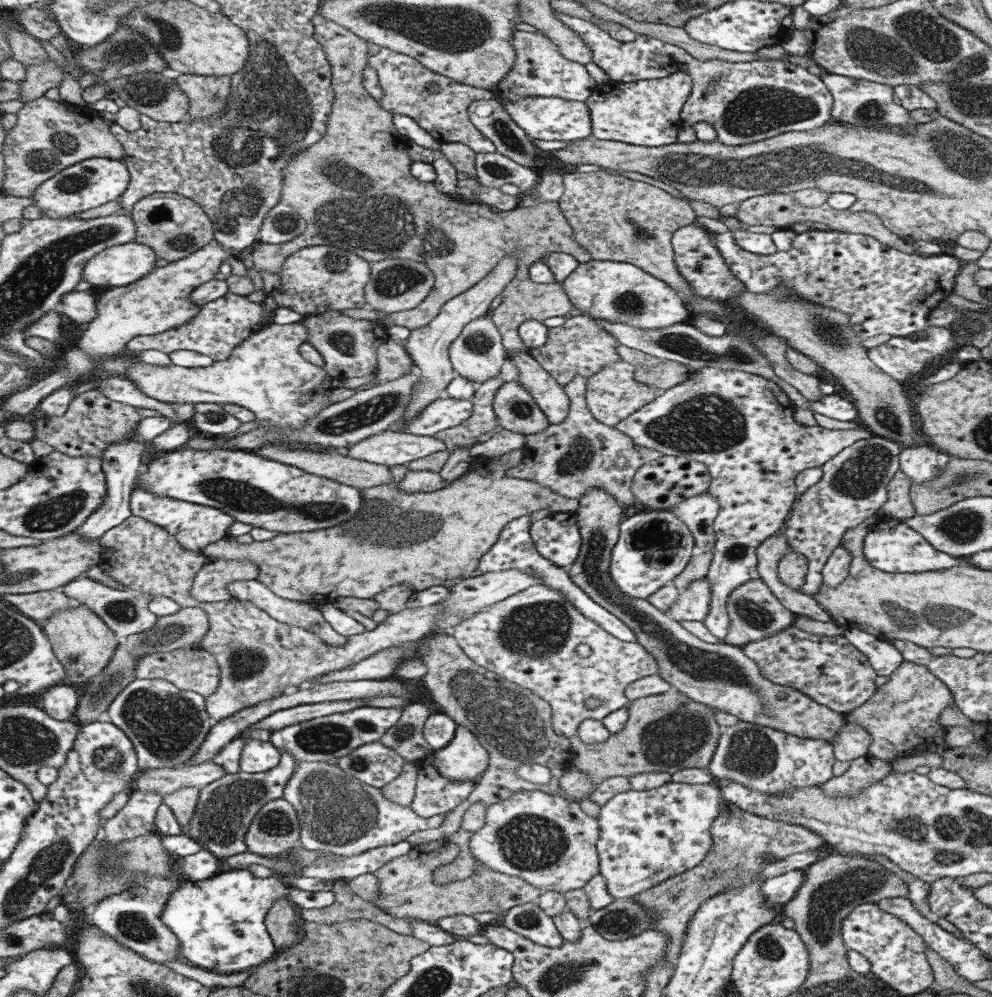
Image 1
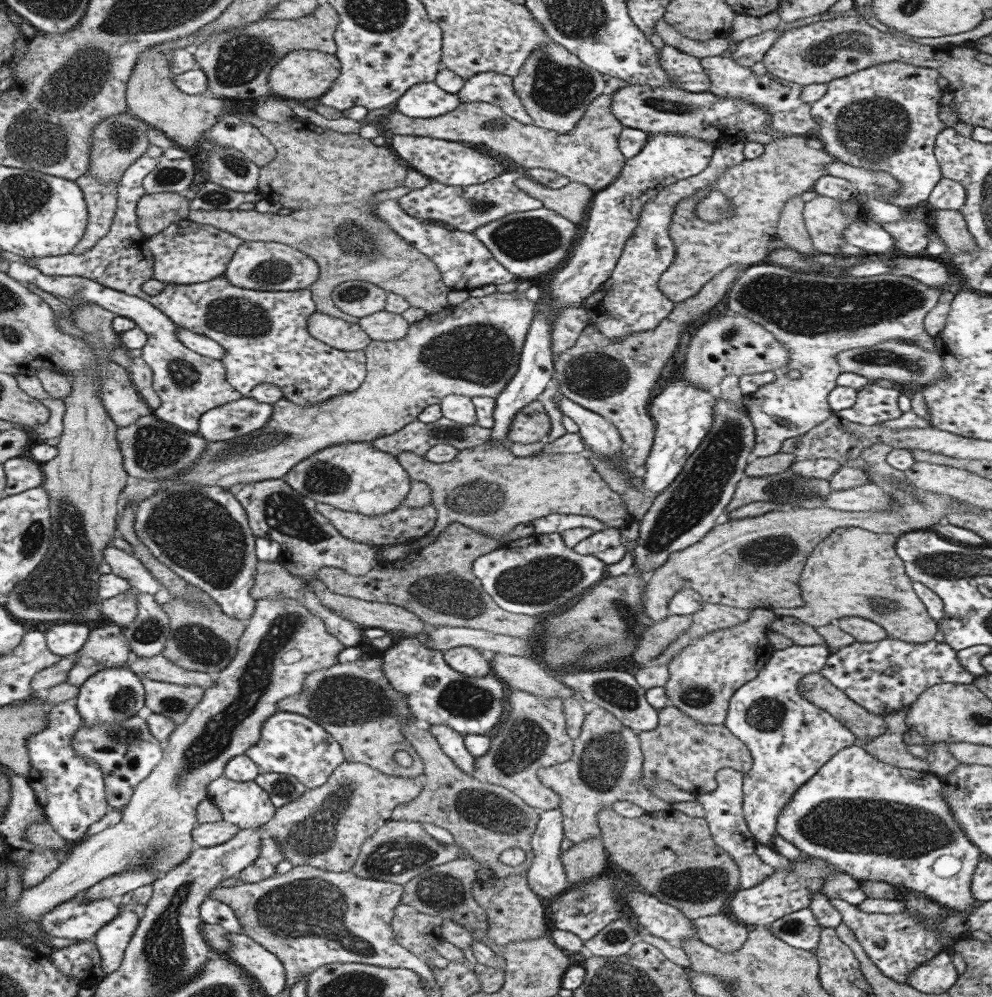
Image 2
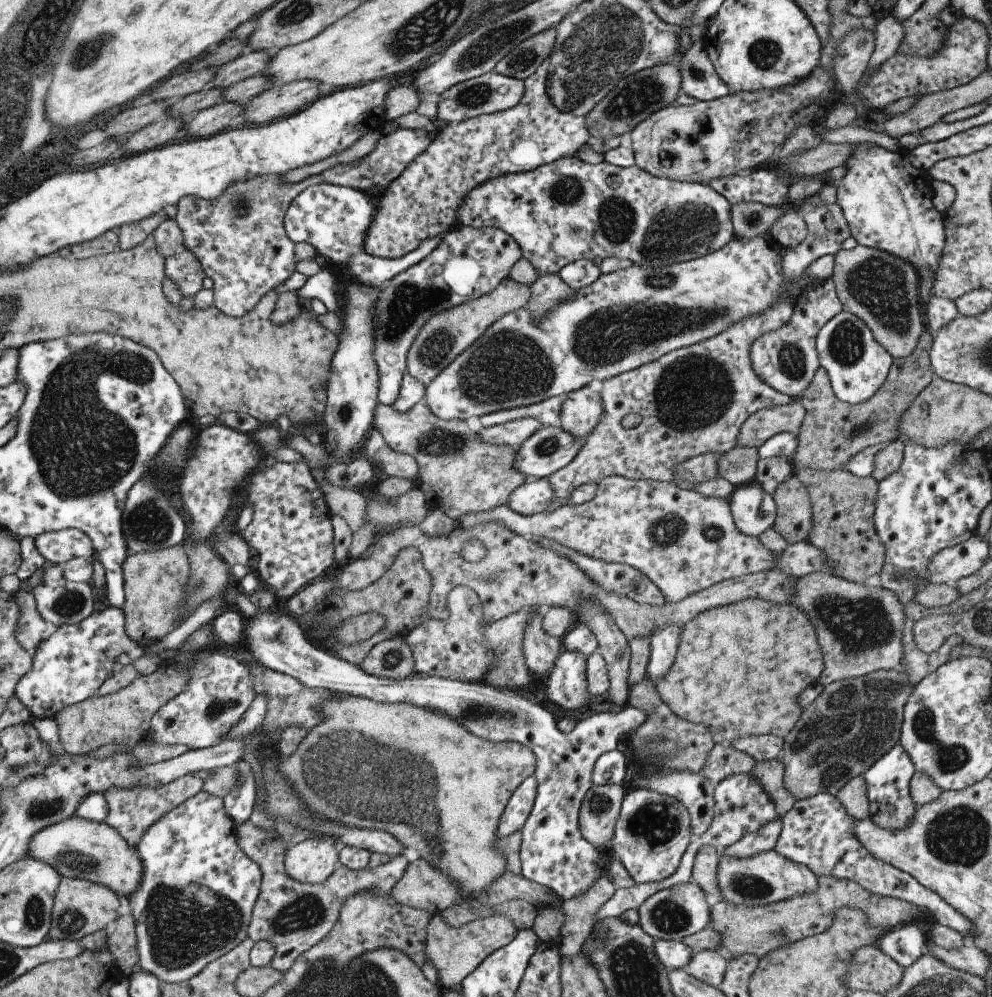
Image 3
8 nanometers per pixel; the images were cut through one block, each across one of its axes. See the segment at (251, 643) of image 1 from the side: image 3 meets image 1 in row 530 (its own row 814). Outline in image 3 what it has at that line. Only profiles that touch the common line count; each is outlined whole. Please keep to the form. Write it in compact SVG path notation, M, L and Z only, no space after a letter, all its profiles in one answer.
M190 774L182 775L179 779L168 783L167 786L162 786L162 788L154 787L153 790L142 785L134 785L129 789L112 785L103 792L108 805L105 822L115 828L118 834L121 834L122 838L125 838L128 844L136 849L143 833L155 822L158 822L179 804L202 792L203 781L200 777Z

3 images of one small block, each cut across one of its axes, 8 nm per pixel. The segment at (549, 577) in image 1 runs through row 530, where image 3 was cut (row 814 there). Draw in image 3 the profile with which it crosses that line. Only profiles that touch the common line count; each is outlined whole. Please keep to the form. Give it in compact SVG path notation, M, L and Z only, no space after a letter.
M535 776L524 781L513 793L508 801L500 820L498 821L497 838L501 839L517 830L521 830L531 813L537 793Z

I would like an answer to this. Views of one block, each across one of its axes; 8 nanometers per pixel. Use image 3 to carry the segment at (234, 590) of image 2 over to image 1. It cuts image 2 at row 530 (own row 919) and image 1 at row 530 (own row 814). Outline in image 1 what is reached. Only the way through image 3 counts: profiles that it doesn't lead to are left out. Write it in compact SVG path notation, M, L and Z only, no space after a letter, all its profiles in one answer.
M139 486L133 488L129 498L131 514L158 527L162 527L169 532L185 548L192 552L203 552L203 550L213 542L218 542L229 536L229 528L234 524L234 517L203 504L192 504L184 500L176 500L169 496L156 496L149 490L144 490Z

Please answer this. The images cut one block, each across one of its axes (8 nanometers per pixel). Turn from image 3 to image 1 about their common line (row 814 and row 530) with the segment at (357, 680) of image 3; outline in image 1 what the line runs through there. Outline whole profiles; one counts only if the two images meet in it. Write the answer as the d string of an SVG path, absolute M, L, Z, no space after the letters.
M558 512L534 521L530 536L536 550L559 567L568 568L577 559L581 536L574 512Z

